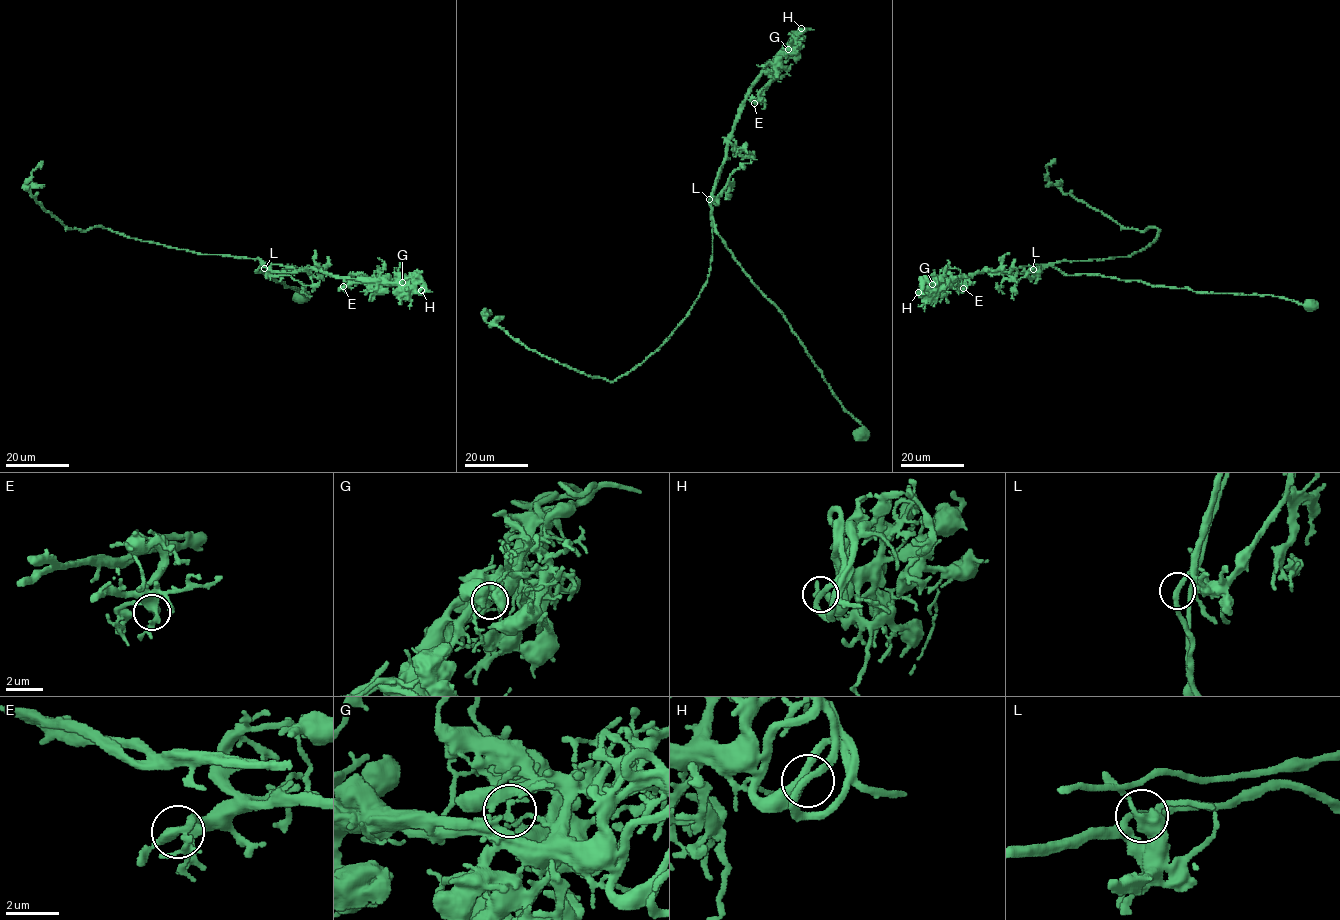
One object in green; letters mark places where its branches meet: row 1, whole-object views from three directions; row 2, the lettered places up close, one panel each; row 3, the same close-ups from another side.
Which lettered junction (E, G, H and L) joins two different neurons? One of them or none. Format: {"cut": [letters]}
{"cut": ["G"]}

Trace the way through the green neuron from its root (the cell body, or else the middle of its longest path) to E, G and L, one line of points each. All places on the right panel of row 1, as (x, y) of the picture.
E: (1310, 305), (1272, 295), (1205, 293), (1098, 275), (1066, 275), (1047, 264), (942, 279), (943, 287), (963, 288)
G: (1310, 305), (1272, 295), (1205, 293), (1098, 275), (1066, 275), (1047, 264), (1002, 272), (984, 270), (932, 284)
L: (1310, 305), (1272, 295), (1205, 293), (1098, 275), (1066, 275), (1051, 266), (1033, 269)

